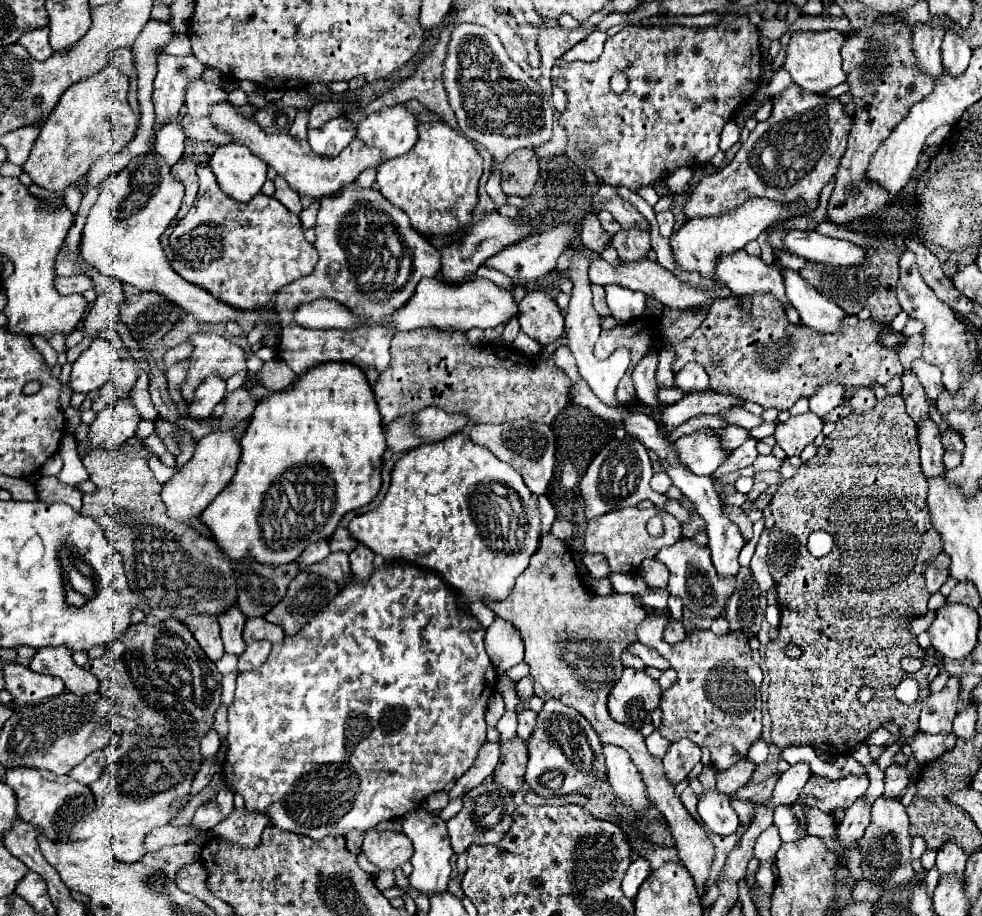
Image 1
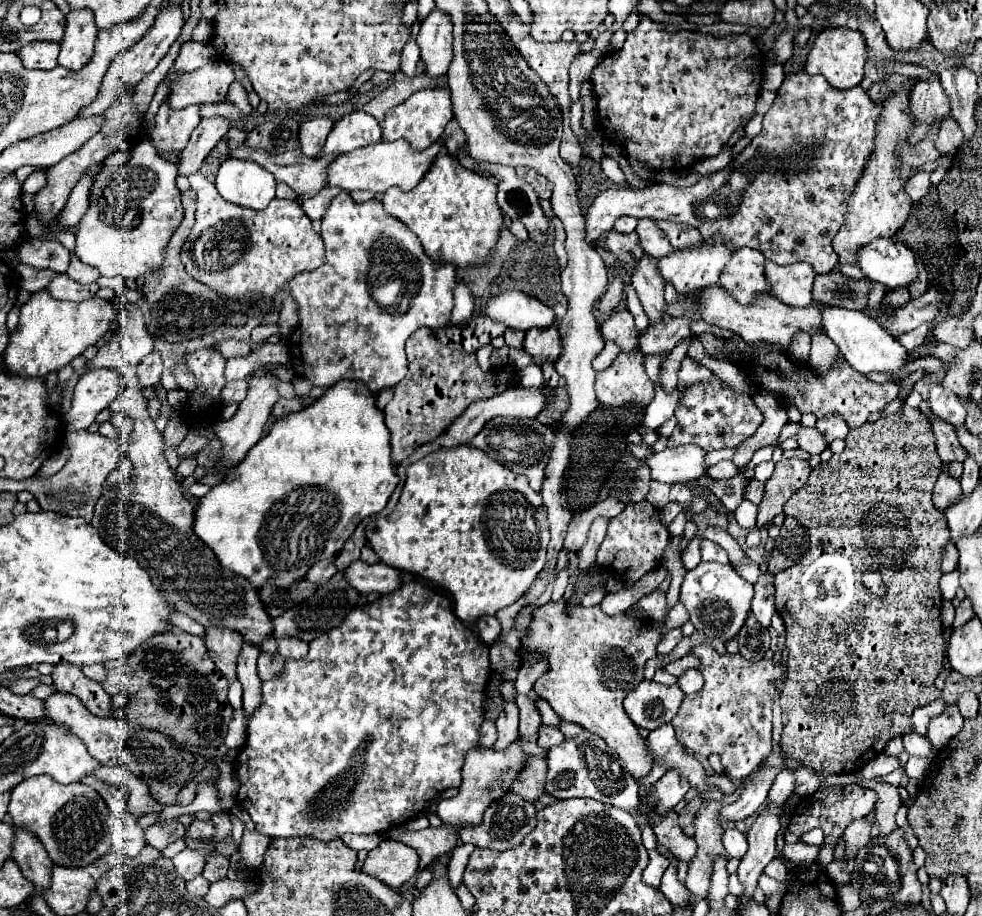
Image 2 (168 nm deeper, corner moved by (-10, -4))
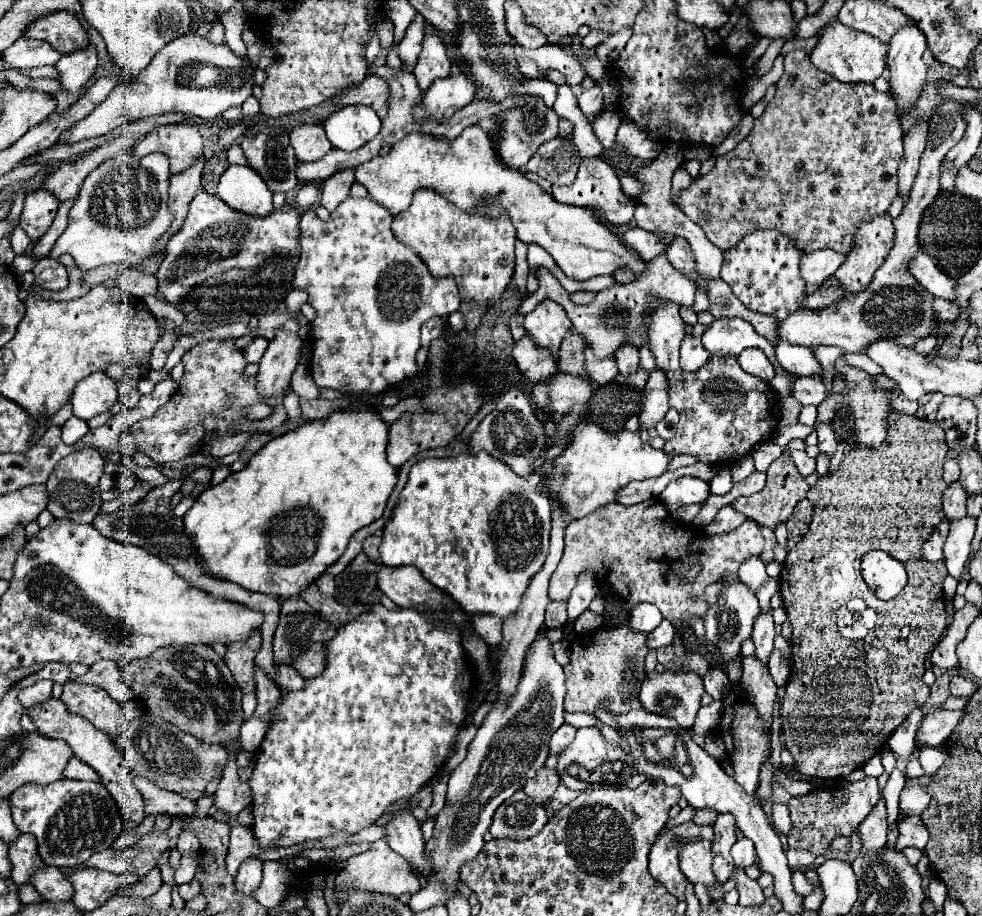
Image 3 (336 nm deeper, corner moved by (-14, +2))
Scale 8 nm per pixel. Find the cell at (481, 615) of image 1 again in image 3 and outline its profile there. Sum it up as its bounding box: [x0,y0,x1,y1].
[472,614,502,646]

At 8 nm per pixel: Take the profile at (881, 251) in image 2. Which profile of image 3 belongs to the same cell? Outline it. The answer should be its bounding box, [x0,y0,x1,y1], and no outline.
[908,252,956,300]

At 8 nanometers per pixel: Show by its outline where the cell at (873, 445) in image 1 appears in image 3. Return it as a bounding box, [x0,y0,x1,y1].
[780,410,948,780]

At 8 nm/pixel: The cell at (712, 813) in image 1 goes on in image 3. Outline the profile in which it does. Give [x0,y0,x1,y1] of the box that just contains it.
[732,838,756,868]

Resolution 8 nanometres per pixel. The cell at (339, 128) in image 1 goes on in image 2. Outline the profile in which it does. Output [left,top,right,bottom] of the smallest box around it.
[322,112,382,154]

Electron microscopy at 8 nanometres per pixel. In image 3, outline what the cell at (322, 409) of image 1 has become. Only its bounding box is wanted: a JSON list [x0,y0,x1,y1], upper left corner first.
[184,400,398,596]

